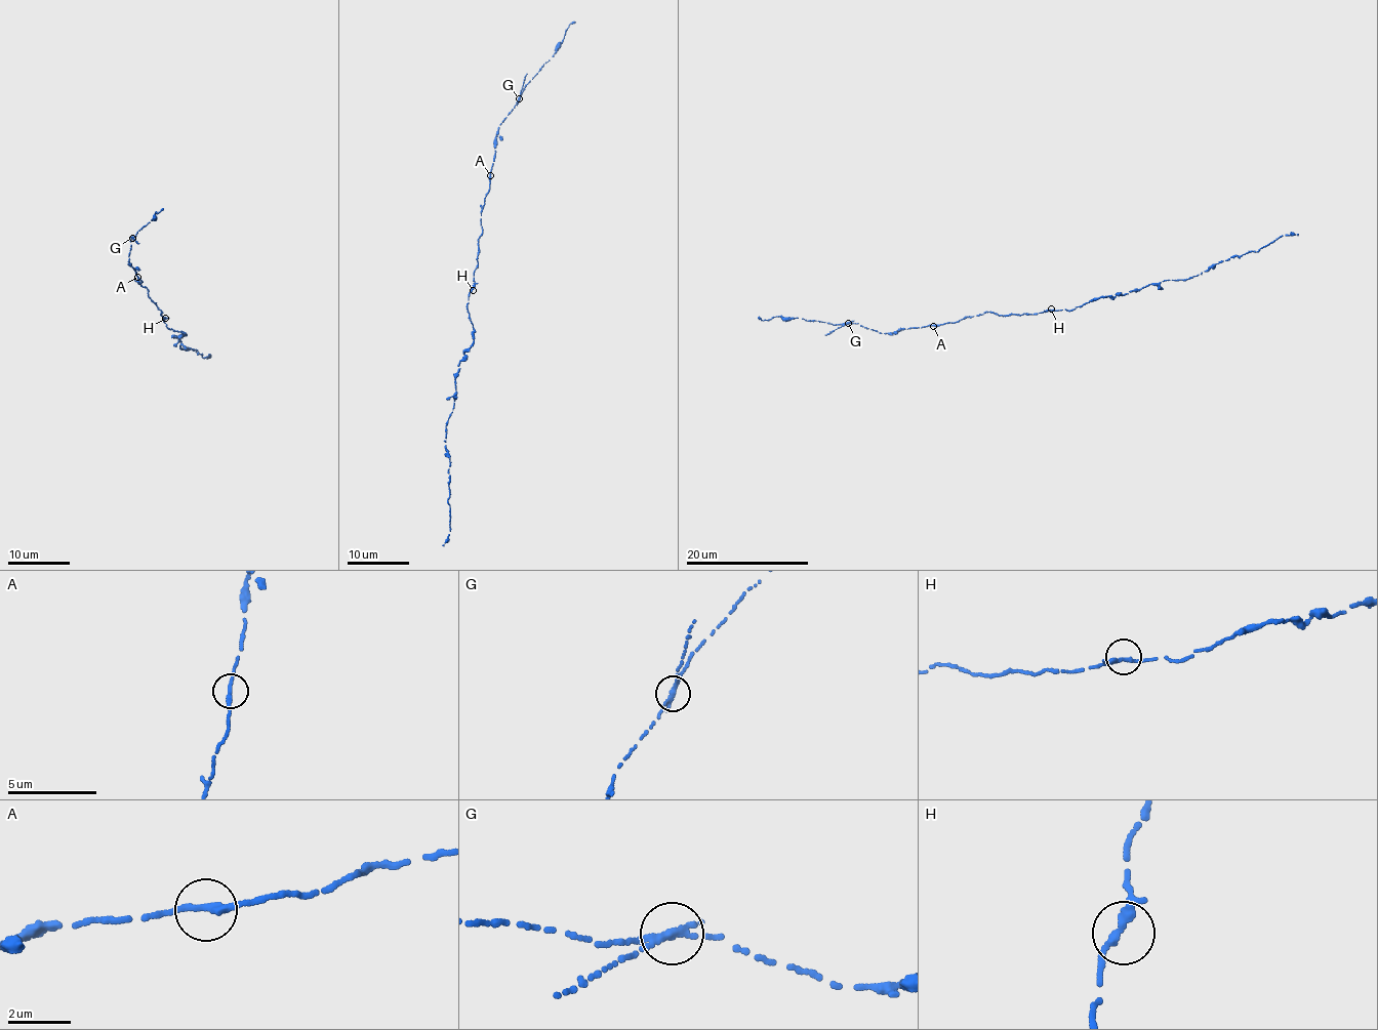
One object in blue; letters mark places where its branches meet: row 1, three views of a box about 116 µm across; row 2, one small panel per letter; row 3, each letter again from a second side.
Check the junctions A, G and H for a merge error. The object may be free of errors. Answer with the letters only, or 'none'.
none

